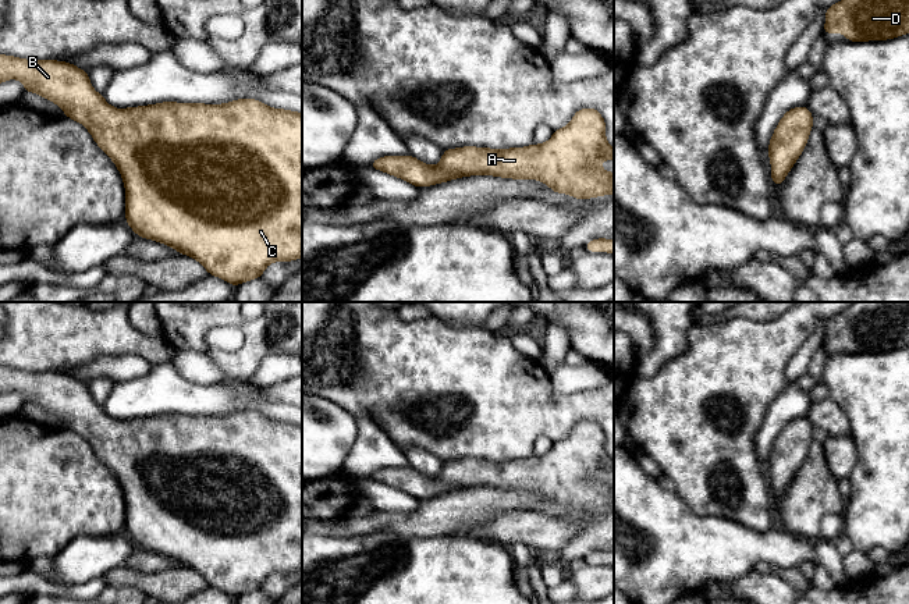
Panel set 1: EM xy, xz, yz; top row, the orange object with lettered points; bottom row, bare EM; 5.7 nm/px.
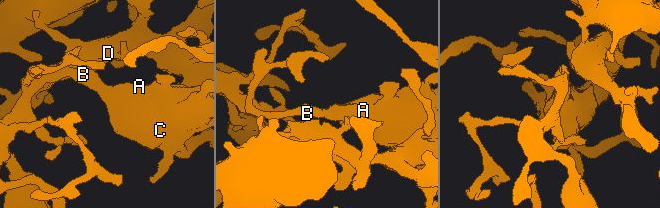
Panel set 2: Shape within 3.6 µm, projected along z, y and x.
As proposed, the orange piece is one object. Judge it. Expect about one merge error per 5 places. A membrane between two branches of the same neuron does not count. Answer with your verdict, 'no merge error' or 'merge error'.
no merge error

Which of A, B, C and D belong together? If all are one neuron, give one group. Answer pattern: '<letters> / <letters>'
A B C D

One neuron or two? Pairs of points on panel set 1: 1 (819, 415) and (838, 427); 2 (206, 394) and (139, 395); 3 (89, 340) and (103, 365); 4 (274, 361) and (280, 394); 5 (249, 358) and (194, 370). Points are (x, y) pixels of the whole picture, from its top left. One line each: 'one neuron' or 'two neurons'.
1: one neuron
2: one neuron
3: two neurons
4: two neurons
5: two neurons

